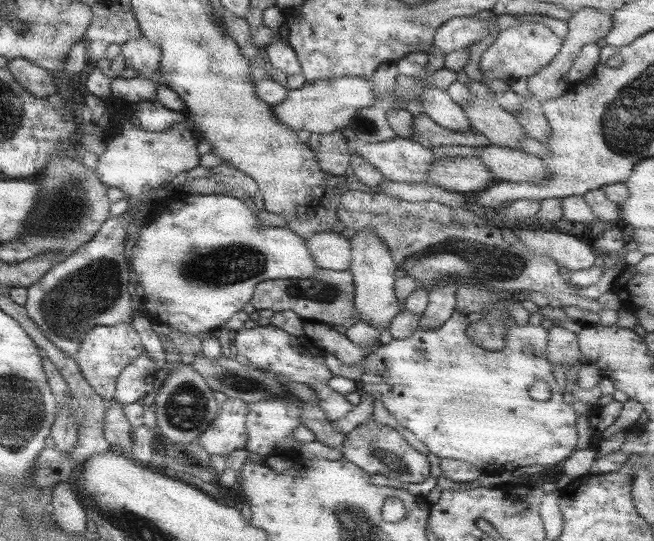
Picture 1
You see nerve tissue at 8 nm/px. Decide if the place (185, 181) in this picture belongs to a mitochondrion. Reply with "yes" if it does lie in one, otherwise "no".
no

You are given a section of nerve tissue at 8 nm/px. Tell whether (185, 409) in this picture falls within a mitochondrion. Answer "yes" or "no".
yes

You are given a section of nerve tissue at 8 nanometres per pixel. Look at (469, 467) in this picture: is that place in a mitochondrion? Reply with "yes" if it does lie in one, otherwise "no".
no

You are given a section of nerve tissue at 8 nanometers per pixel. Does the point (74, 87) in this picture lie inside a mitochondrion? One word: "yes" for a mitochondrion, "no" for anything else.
no

